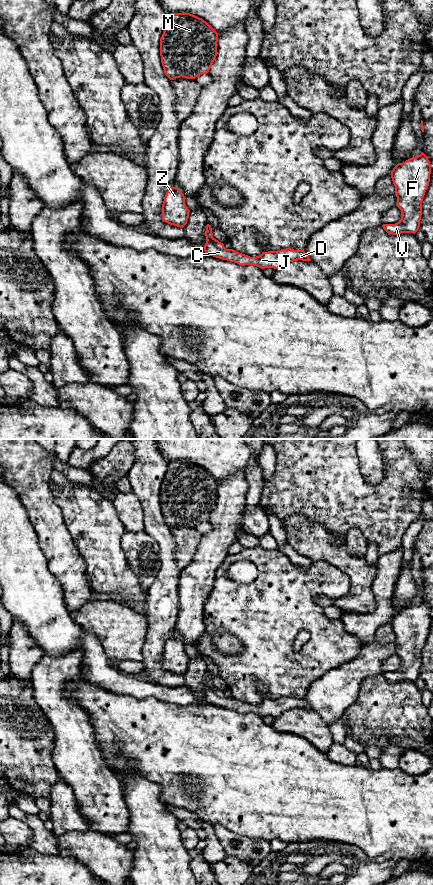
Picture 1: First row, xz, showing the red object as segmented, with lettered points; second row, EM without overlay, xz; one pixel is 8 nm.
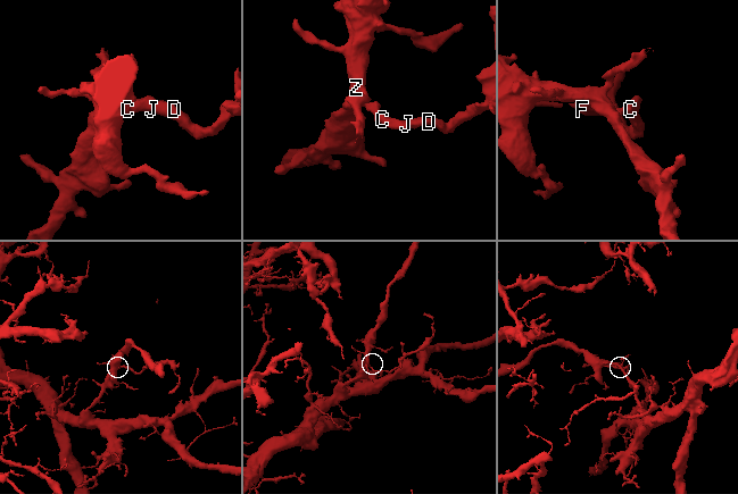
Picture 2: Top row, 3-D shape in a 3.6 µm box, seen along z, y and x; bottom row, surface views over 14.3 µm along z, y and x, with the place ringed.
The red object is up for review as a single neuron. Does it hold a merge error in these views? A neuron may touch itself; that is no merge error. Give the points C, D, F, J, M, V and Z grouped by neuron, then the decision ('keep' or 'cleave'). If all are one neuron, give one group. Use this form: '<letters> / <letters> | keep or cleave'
C D F J M V Z | keep

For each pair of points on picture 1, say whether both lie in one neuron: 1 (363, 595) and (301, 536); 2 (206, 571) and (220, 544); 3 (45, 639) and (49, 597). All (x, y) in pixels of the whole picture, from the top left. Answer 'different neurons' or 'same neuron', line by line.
1: same neuron
2: same neuron
3: same neuron

